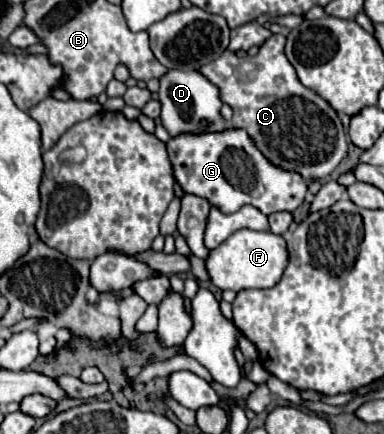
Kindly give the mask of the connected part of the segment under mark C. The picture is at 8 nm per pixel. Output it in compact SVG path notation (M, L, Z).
M275 34L255 56L239 58L225 50L217 60L201 66L199 72L219 88L221 100L233 108L229 126L245 128L273 164L299 172L305 180L321 180L347 154L345 128L337 112L317 92L299 82L283 48L285 36Z

